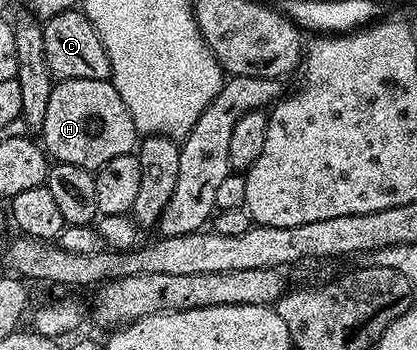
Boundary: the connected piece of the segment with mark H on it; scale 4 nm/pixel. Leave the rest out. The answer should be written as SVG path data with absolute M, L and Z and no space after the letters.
M64 78L52 85L41 145L56 163L73 164L94 172L109 160L132 153L140 138L129 108L125 108L125 100L117 96L117 88L108 79Z

